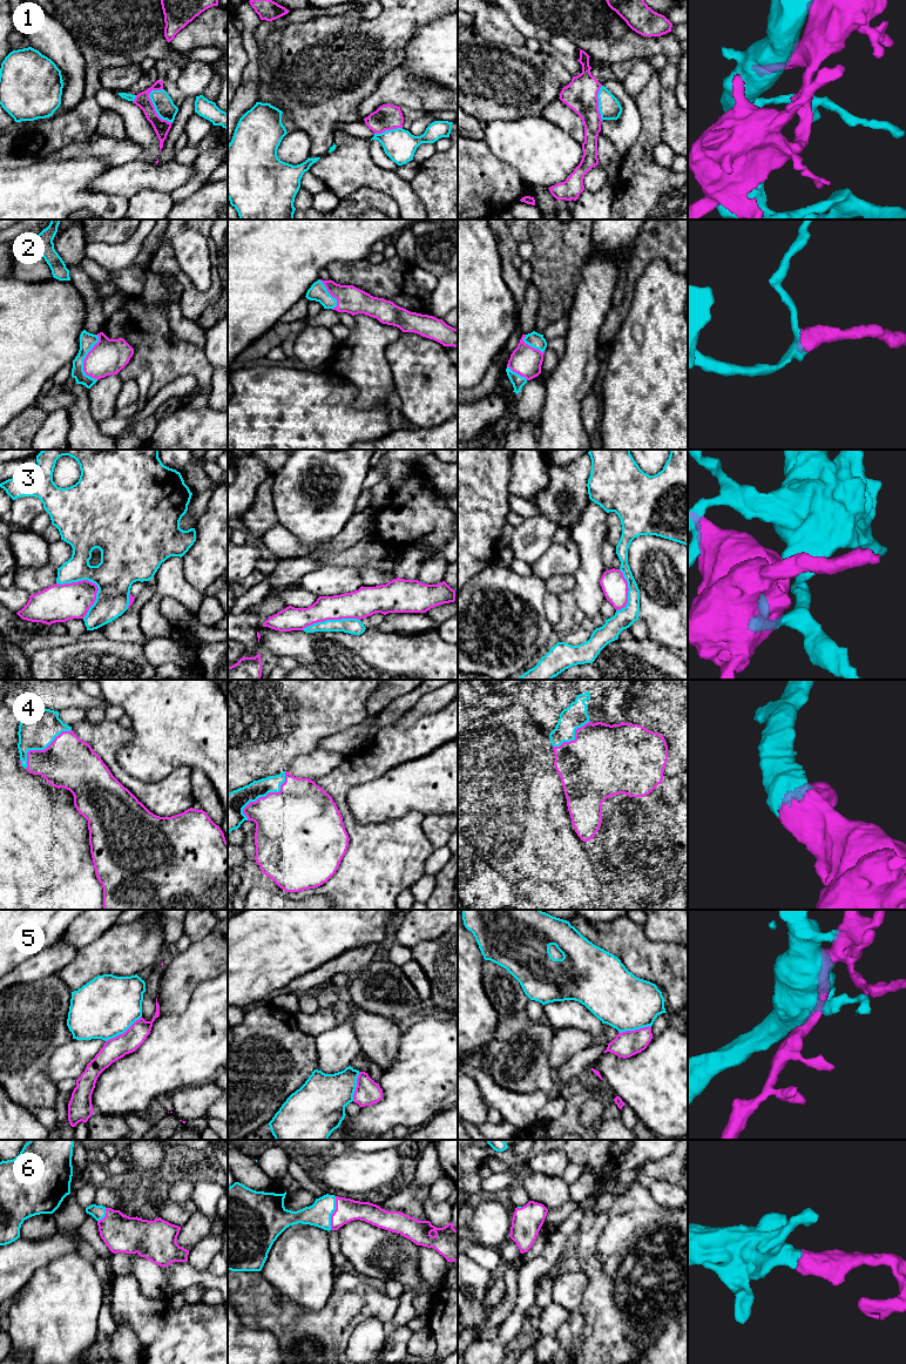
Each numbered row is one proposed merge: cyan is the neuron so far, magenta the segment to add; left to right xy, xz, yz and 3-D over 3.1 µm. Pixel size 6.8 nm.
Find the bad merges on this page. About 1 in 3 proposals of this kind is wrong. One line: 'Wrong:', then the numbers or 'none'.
Wrong: 1, 3, 5

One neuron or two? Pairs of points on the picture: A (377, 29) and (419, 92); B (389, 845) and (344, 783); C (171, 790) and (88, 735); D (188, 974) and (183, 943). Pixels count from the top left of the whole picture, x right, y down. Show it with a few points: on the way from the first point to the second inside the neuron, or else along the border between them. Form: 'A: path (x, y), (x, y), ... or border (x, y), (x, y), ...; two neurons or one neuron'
A: border (399, 65), (390, 71), (378, 83); two neurons
B: path (369, 842), (349, 822), (342, 803); one neuron
C: path (149, 790), (128, 782), (109, 756); one neuron
D: border (191, 943), (178, 953); two neurons

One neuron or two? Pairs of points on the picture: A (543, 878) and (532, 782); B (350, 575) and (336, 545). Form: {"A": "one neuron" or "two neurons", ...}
{"A": "one neuron", "B": "two neurons"}

